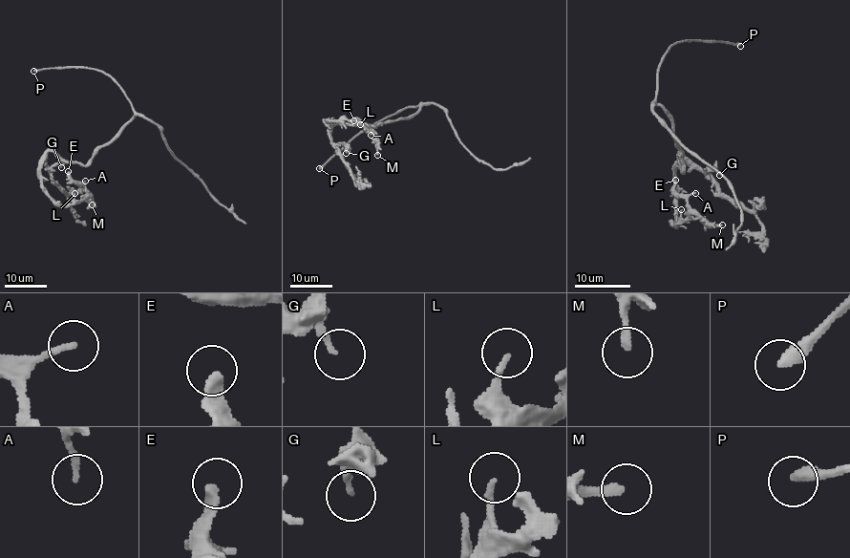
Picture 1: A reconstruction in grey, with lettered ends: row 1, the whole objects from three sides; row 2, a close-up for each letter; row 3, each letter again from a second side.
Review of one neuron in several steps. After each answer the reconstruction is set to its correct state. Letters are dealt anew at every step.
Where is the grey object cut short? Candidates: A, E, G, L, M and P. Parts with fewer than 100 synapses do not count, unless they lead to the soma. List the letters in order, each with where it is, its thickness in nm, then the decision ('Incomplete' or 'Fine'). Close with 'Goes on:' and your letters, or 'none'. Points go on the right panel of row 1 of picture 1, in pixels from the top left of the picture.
A: Place: (695, 193). Thickness 180 nm. Fine
E: Place: (675, 180). Thickness 320 nm. Fine
G: Place: (719, 175). Thickness 180 nm. Fine
L: Place: (681, 209). Thickness 160 nm. Fine
M: Place: (722, 225). Thickness 240 nm. Fine
P: Place: (740, 46). Thickness 380 nm. Incomplete
Goes on: P

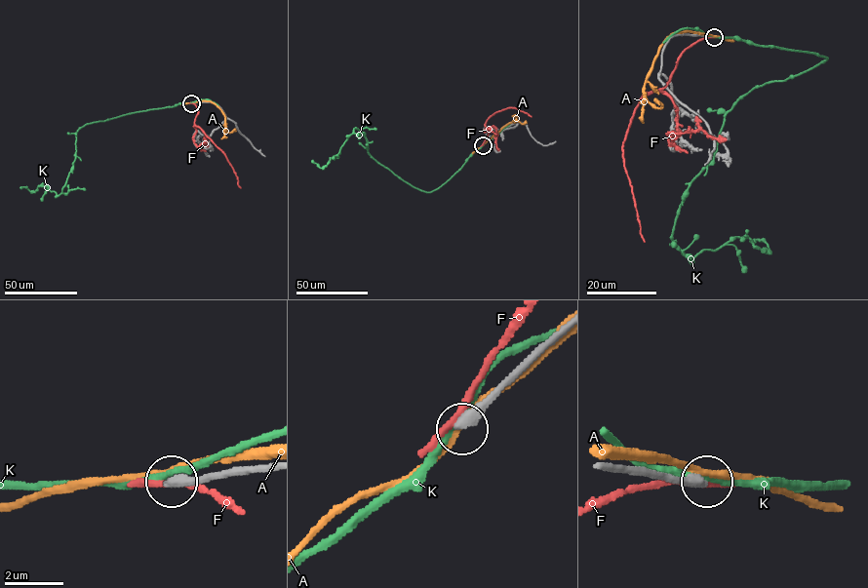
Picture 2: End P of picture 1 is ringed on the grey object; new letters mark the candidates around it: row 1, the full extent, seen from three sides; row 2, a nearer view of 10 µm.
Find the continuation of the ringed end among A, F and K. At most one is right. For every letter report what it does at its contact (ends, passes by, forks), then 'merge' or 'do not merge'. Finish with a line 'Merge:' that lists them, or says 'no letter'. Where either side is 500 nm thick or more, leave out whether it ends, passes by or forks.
A: it passes by; do not merge
F: it passes by; do not merge
K: it passes by; do not merge
Merge: no letter

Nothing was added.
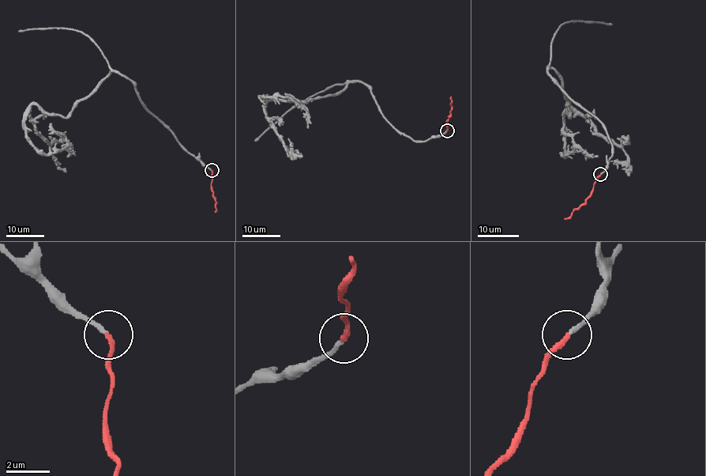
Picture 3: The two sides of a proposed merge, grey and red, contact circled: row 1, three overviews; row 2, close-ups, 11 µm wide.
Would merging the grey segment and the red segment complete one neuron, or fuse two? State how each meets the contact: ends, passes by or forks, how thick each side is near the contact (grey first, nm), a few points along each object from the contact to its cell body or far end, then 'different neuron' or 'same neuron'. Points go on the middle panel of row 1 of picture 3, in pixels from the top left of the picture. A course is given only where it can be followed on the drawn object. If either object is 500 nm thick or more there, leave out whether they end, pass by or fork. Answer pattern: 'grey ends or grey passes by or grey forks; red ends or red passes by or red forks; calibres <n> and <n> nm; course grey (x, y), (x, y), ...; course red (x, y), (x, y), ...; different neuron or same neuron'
grey ends; red ends; calibres 190 and 240 nm; course grey (447, 131), (423, 141), (400, 134), (362, 82), (307, 101), (260, 96), (302, 104), (286, 96); course red (447, 130), (446, 122), (451, 110), (450, 96); same neuron

